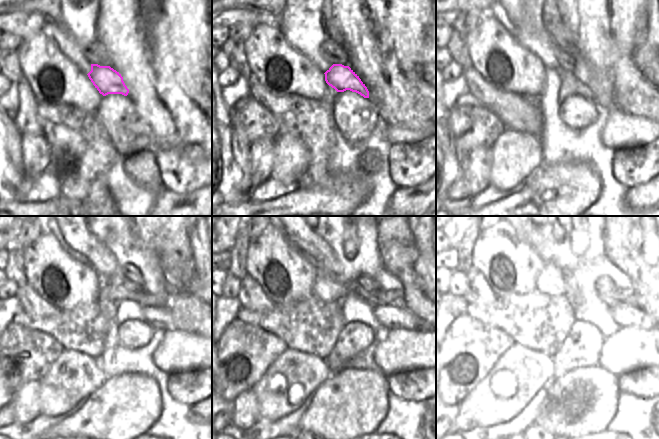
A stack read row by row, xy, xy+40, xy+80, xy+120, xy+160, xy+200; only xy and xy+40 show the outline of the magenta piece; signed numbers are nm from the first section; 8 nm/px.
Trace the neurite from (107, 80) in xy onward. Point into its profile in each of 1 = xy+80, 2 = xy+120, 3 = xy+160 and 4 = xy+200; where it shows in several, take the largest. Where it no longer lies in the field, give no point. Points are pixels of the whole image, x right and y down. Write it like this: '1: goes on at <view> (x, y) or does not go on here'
1: goes on at xy+80 (582, 80)
2: goes on at xy+120 (159, 317)
3: goes on at xy+160 (395, 316)
4: goes on at xy+200 (625, 312)

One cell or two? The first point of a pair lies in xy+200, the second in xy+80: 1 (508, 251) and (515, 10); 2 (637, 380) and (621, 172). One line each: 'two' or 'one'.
1: two
2: one

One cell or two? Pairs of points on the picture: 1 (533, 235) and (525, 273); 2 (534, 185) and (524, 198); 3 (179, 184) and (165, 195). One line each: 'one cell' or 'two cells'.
1: two cells
2: one cell
3: two cells

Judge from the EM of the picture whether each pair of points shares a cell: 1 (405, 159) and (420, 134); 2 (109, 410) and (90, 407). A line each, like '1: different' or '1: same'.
1: different
2: different

